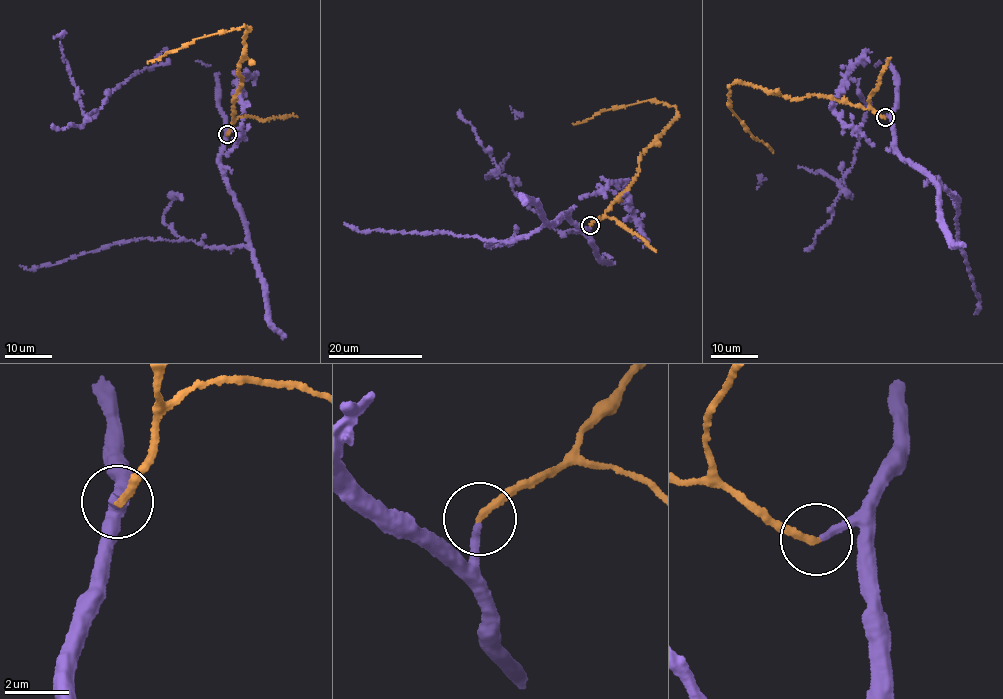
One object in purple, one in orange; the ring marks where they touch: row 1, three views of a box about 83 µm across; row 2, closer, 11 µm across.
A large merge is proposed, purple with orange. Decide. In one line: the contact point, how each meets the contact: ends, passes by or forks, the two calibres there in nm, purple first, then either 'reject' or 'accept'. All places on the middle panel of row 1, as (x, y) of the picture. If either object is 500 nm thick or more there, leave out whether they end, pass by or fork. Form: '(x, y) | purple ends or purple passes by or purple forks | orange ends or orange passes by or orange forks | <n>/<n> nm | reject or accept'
(590, 225) | purple ends | orange ends | 220/240 nm | accept

